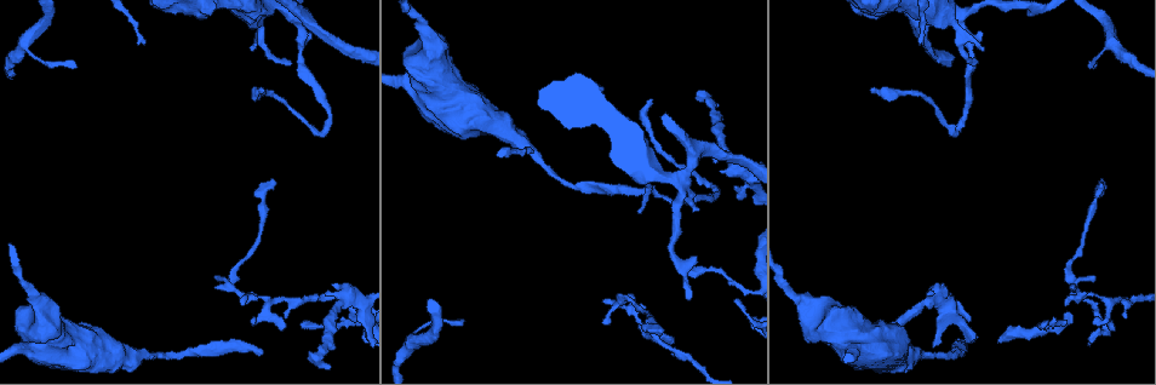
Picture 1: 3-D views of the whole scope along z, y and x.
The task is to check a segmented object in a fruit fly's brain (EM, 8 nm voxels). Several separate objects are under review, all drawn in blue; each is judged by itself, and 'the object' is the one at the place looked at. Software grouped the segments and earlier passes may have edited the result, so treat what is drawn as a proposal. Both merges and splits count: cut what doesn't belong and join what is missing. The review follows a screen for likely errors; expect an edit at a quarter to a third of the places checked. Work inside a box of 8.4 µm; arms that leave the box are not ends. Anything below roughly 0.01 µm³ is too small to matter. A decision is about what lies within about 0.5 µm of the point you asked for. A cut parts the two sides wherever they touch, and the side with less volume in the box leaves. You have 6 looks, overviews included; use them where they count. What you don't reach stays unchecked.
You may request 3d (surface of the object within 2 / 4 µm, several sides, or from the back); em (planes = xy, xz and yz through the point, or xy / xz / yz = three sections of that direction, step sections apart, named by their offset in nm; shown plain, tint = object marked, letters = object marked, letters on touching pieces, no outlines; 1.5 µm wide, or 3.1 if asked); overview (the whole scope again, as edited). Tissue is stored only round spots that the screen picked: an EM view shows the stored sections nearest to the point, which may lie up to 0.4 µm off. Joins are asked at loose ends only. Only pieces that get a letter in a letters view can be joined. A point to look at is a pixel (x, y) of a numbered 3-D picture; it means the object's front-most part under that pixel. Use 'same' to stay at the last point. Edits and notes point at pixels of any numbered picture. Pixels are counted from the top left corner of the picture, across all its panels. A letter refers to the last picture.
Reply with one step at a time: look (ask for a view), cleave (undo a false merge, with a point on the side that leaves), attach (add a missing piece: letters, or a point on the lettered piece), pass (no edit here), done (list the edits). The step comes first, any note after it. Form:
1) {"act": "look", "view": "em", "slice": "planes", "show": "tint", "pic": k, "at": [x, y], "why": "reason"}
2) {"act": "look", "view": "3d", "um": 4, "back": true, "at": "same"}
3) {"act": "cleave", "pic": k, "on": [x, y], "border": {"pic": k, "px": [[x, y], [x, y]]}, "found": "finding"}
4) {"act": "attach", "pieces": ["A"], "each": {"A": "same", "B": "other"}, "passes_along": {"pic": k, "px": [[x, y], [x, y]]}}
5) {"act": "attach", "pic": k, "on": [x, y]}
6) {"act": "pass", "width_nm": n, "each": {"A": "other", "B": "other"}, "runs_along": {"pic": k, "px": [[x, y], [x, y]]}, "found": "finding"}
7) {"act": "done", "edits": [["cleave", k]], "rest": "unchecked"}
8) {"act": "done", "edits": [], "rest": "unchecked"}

{"act": "look", "view": "3d", "um": 4, "pic": 1, "at": [262, 353]}

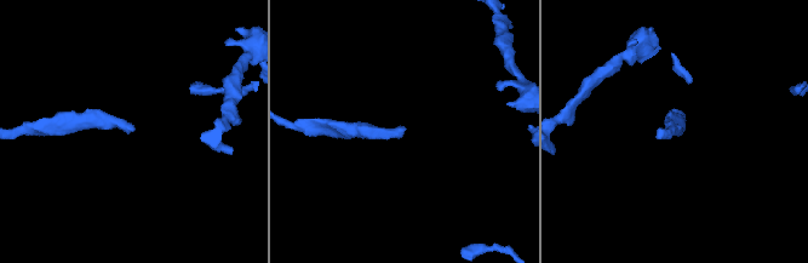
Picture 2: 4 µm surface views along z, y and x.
{"act": "look", "view": "em", "slice": "planes", "show": "plain", "pic": 2, "at": [132, 131], "why": "shape alone is not enough"}

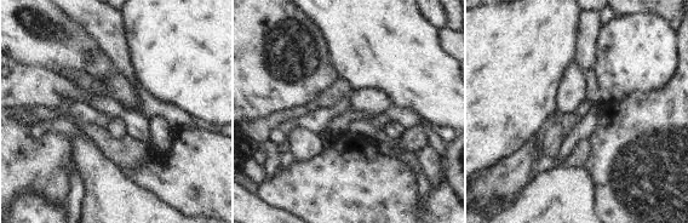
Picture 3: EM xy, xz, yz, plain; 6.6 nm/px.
{"act": "look", "view": "em", "slice": "planes", "show": "letters", "at": "same", "why": "what lies round it"}

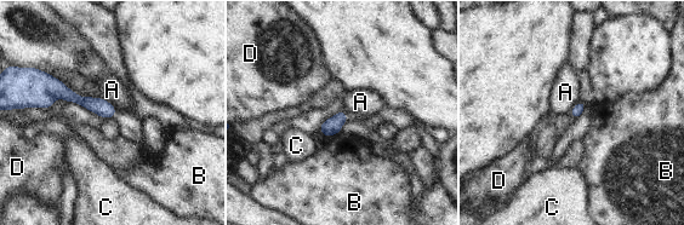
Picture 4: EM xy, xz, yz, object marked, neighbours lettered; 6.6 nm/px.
{"act": "pass", "each": {"A": "other", "B": "other", "C": "other", "D": "other"}, "border": {"pic": 4, "px": [[98, 97], [107, 101], [117, 110]]}, "found": "none of them fits"}

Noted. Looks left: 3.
{"act": "look", "view": "em", "slice": "planes", "show": "letters", "pic": 1, "at": [1075, 291], "why": "thick turns thin"}

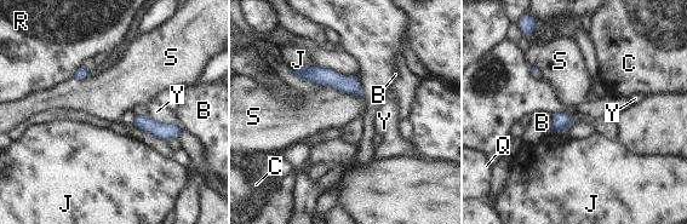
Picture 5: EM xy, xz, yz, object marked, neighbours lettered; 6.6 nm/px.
{"act": "pass", "each": {"B": "other", "C": "other", "J": "other", "Q": "other", "R": "other", "S": "other", "Y": "other"}, "border": {"pic": 5, "px": [[553, 115], [553, 128], [550, 132]]}, "found": "one cell here"}

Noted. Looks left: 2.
{"act": "look", "view": "3d", "um": 4, "pic": 1, "at": [250, 49], "why": "tapers out"}

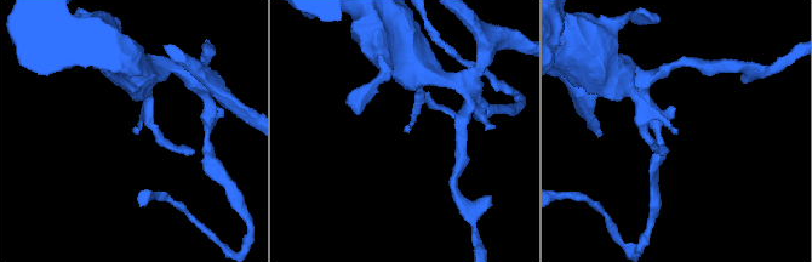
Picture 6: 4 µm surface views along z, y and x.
{"act": "look", "view": "em", "slice": "yz", "step": 8, "show": "letters", "pic": 6, "at": [407, 131], "why": "shape alone is not enough"}

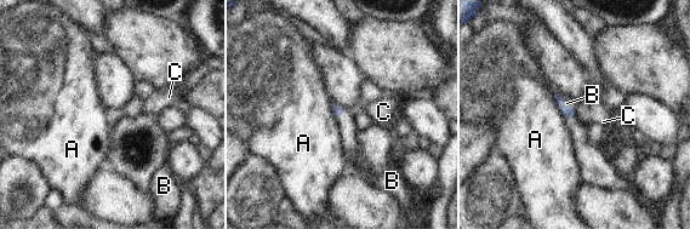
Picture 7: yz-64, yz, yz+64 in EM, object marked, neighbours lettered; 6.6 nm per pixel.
{"act": "attach", "pieces": ["B"], "longest_contact_nm": ["A", 190], "each": {"A": "other", "B": "same", "C": "other"}, "passes_along": {"pic": 7, "px": [[569, 112], [571, 118], [585, 152]]}, "found": "it goes on there"}

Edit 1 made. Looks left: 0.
{"act": "done", "edits": [["attach", 7]], "rest": "unchecked"}

